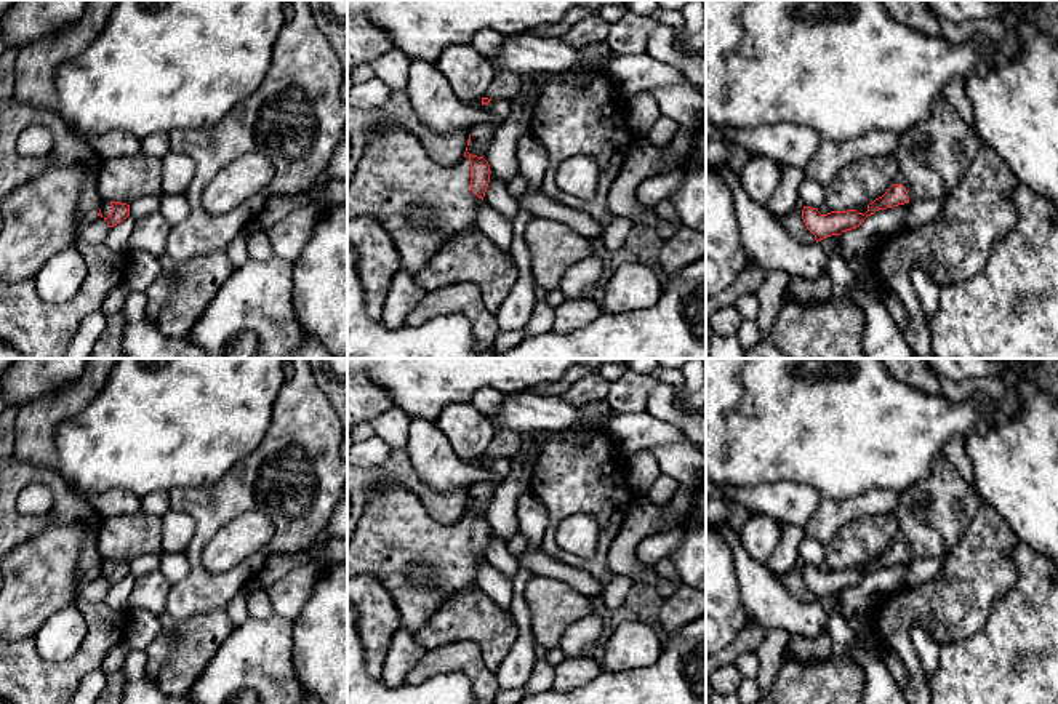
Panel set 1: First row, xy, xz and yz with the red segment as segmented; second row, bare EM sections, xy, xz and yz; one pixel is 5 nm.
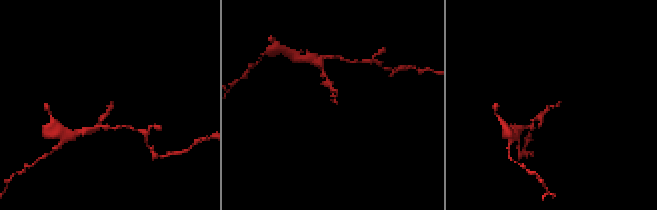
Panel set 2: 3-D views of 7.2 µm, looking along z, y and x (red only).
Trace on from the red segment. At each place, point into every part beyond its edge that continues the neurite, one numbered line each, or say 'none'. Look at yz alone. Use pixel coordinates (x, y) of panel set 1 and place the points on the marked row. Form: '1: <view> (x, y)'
1: yz (933, 156)

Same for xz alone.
1: xz (421, 204)

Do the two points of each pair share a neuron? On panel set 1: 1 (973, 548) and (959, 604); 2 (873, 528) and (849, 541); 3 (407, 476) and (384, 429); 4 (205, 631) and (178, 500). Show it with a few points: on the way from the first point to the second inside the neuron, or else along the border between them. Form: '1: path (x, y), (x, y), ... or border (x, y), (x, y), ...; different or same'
1: path (973, 562), (973, 576), (965, 589); same
2: path (866, 535), (855, 541); same
3: border (391, 447), (404, 450); different
4: border (224, 608), (181, 620), (165, 613); different

